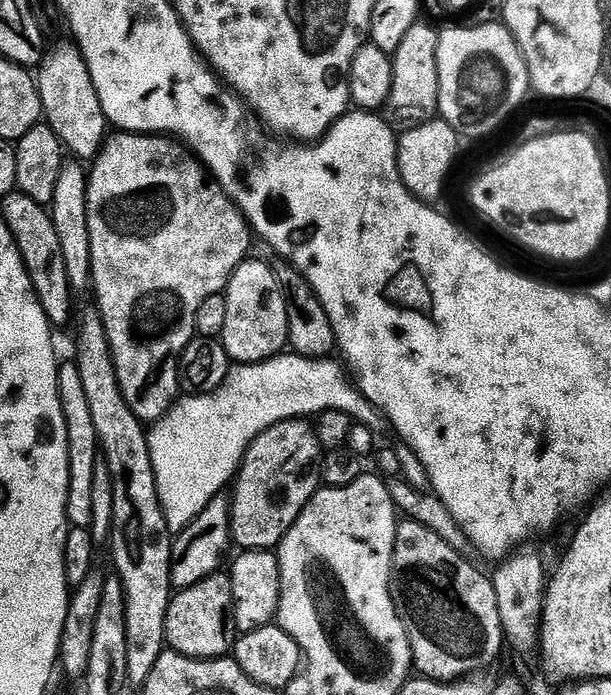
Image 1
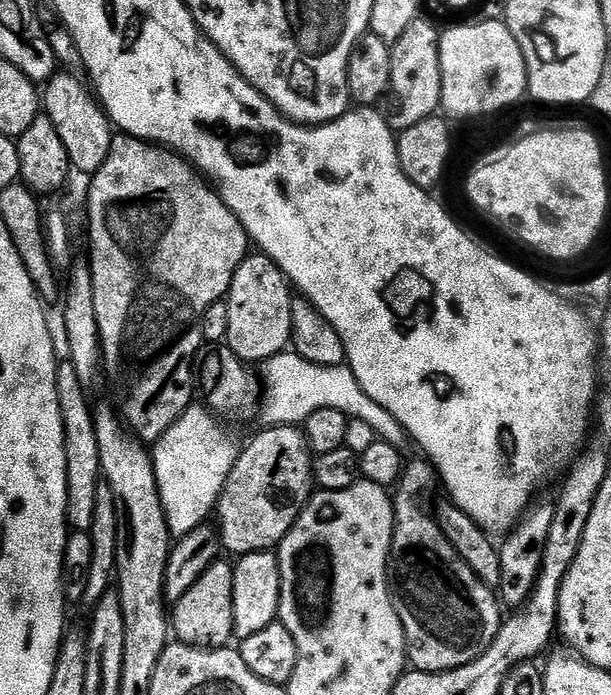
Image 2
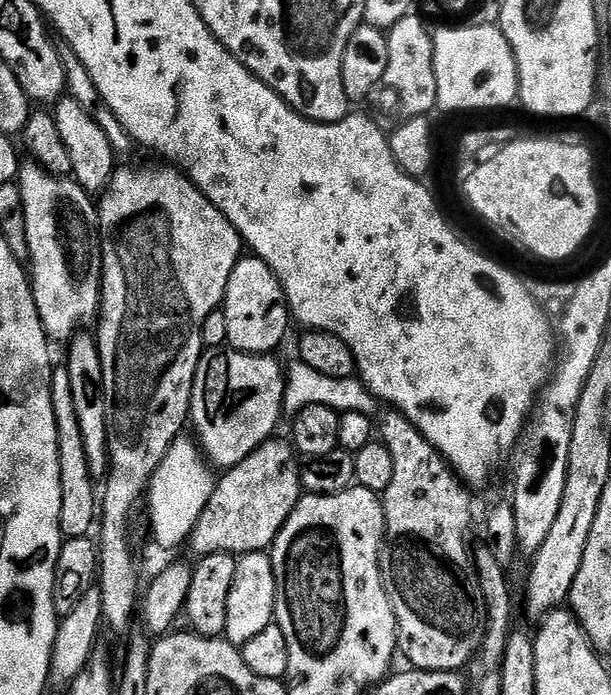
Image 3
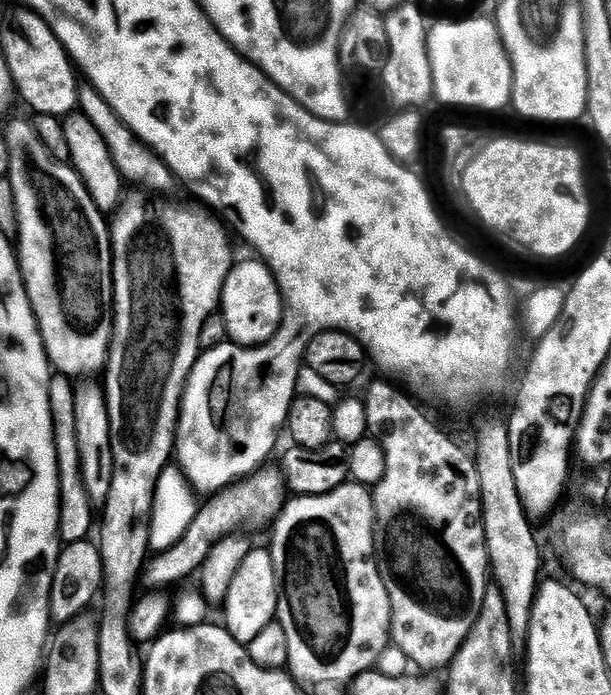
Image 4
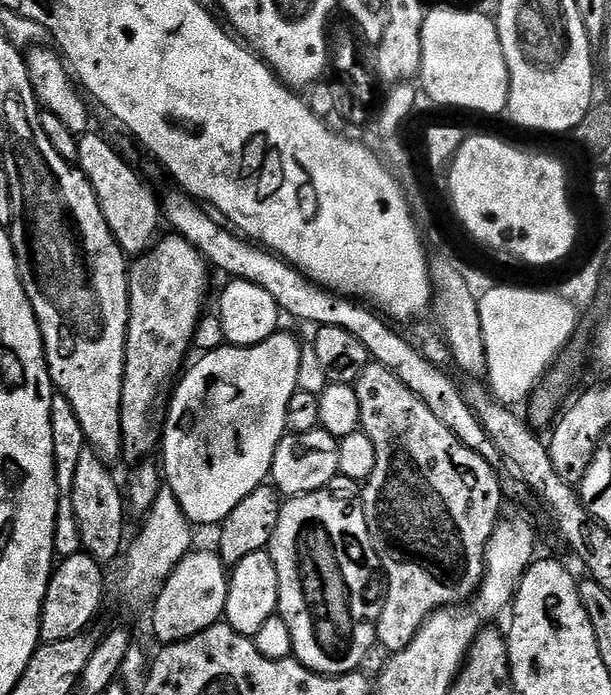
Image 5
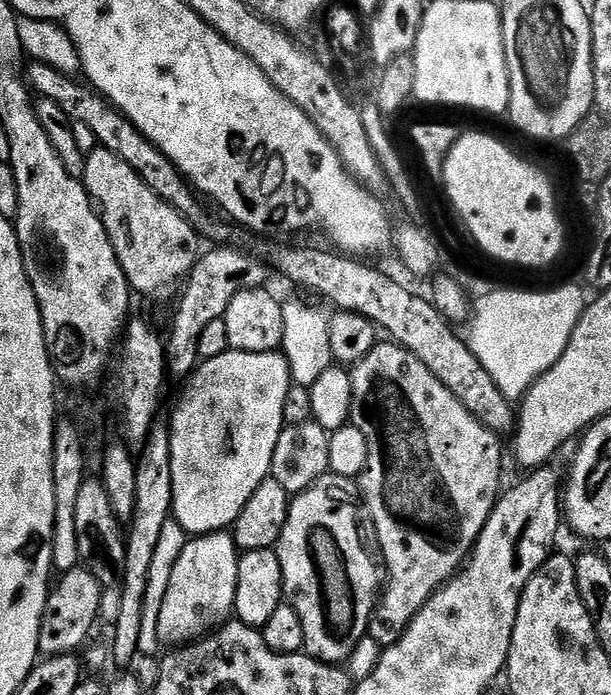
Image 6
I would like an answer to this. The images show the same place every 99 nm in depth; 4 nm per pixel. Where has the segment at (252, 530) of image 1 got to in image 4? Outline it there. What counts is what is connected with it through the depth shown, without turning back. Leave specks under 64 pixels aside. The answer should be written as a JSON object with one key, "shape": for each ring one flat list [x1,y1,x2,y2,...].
{"shape":[[272,467,259,468,251,476,207,499,210,501,199,507,194,522,190,522,186,534,182,534,179,542,173,548,155,553,144,565,142,583,144,582,145,589,168,590,171,584,180,584,191,576,193,579,206,562,210,550,223,536,239,531,242,524,248,524,251,520,275,521,286,503,286,485,283,471,279,467]]}

